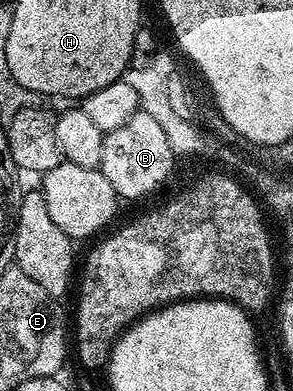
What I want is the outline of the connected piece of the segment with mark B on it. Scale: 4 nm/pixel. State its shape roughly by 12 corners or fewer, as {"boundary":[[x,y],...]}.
{"boundary":[[154,112],[103,135],[98,170],[139,201],[170,179],[176,153]]}

